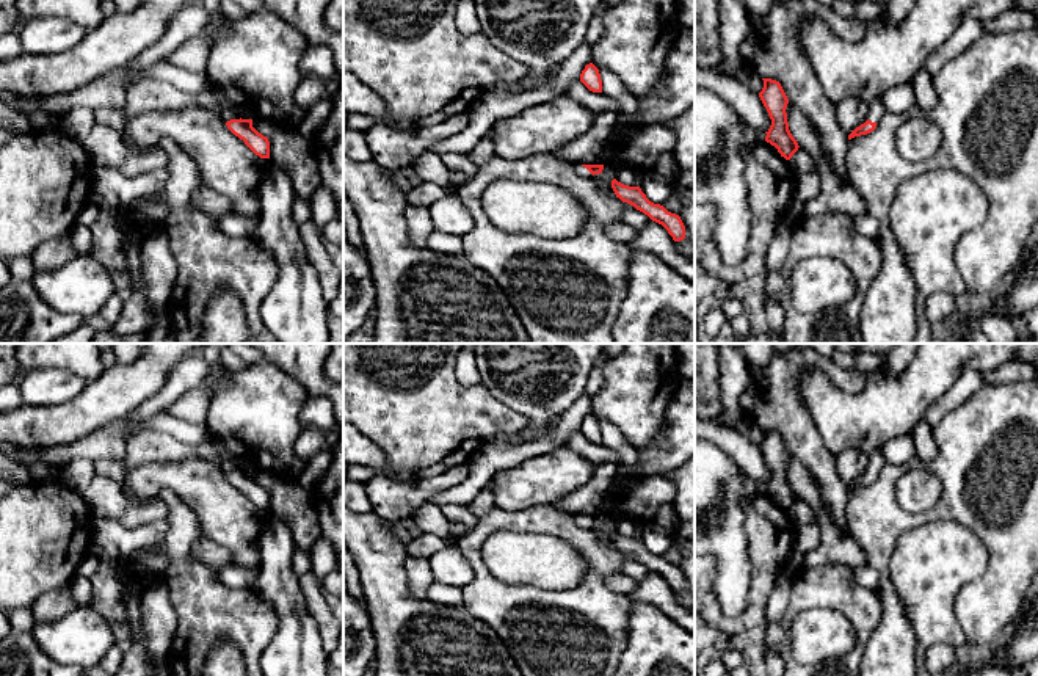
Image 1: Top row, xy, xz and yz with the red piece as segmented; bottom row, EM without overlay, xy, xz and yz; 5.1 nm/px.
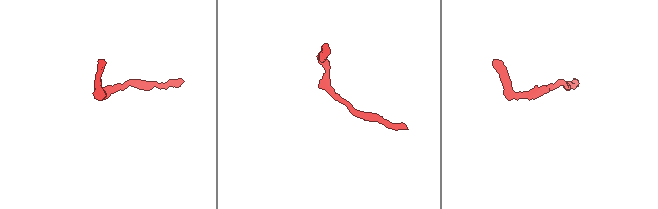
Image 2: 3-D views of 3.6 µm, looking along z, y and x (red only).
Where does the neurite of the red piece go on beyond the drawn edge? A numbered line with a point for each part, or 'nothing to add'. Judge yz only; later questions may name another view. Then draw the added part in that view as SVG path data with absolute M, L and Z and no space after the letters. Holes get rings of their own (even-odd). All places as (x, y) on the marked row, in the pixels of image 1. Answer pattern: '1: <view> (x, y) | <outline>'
1: yz (875, 107) | M878 96L869 104L867 119L872 122L876 122L883 116L883 113L884 113L884 108L881 104L881 96Z

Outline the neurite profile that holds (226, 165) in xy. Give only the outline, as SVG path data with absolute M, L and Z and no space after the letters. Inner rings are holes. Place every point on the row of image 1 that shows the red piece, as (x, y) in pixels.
M210 108L152 110L129 119L122 138L136 152L171 138L198 166L202 184L224 194L232 213L259 218L260 182L270 158L256 155Z

